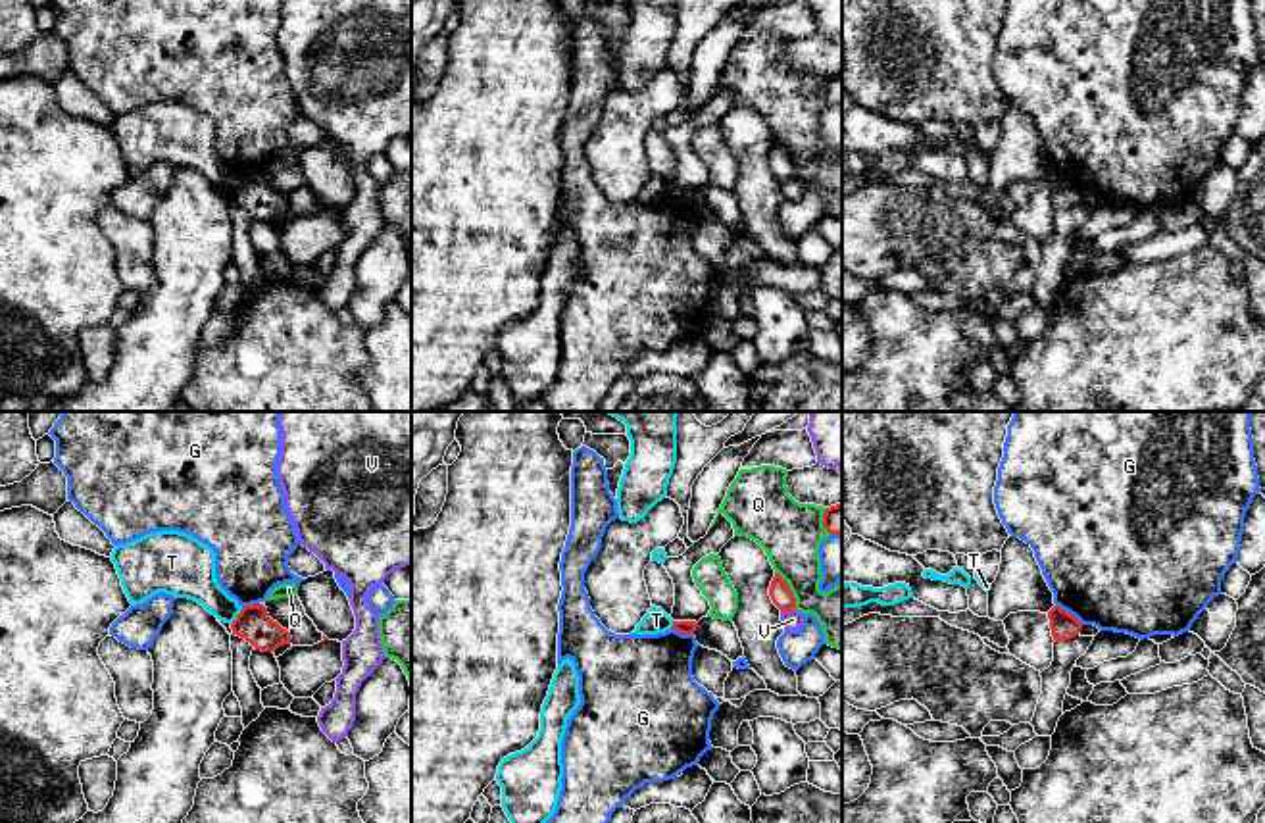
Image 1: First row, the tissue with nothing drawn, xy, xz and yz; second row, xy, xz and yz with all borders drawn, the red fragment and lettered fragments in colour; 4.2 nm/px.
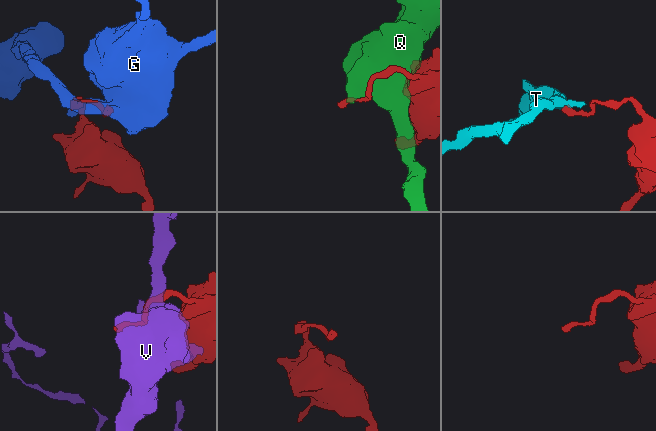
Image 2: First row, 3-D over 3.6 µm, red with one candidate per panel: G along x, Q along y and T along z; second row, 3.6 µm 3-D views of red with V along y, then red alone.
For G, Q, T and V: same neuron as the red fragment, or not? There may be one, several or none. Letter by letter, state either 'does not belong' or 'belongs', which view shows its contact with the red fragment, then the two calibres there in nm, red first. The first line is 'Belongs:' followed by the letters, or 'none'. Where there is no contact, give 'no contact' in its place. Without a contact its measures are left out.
Belongs: none
G: does not belong; contact in yz; calibres 120 and 500 nm
Q: does not belong; contact in xz; calibres 90 and 260 nm
T: does not belong; contact in xy; calibres 150 and 190 nm
V: does not belong; contact in xz; calibres 90 and 90 nm

